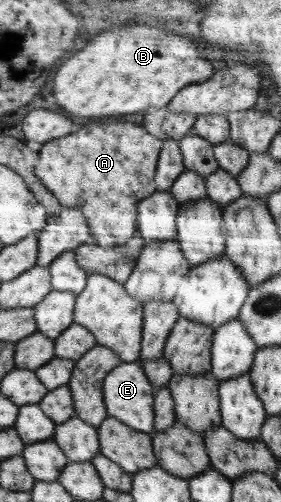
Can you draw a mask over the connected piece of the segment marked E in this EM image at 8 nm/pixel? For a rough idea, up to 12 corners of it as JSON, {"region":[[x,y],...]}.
{"region":[[124,363],[103,386],[108,416],[154,430],[154,394],[142,366]]}

